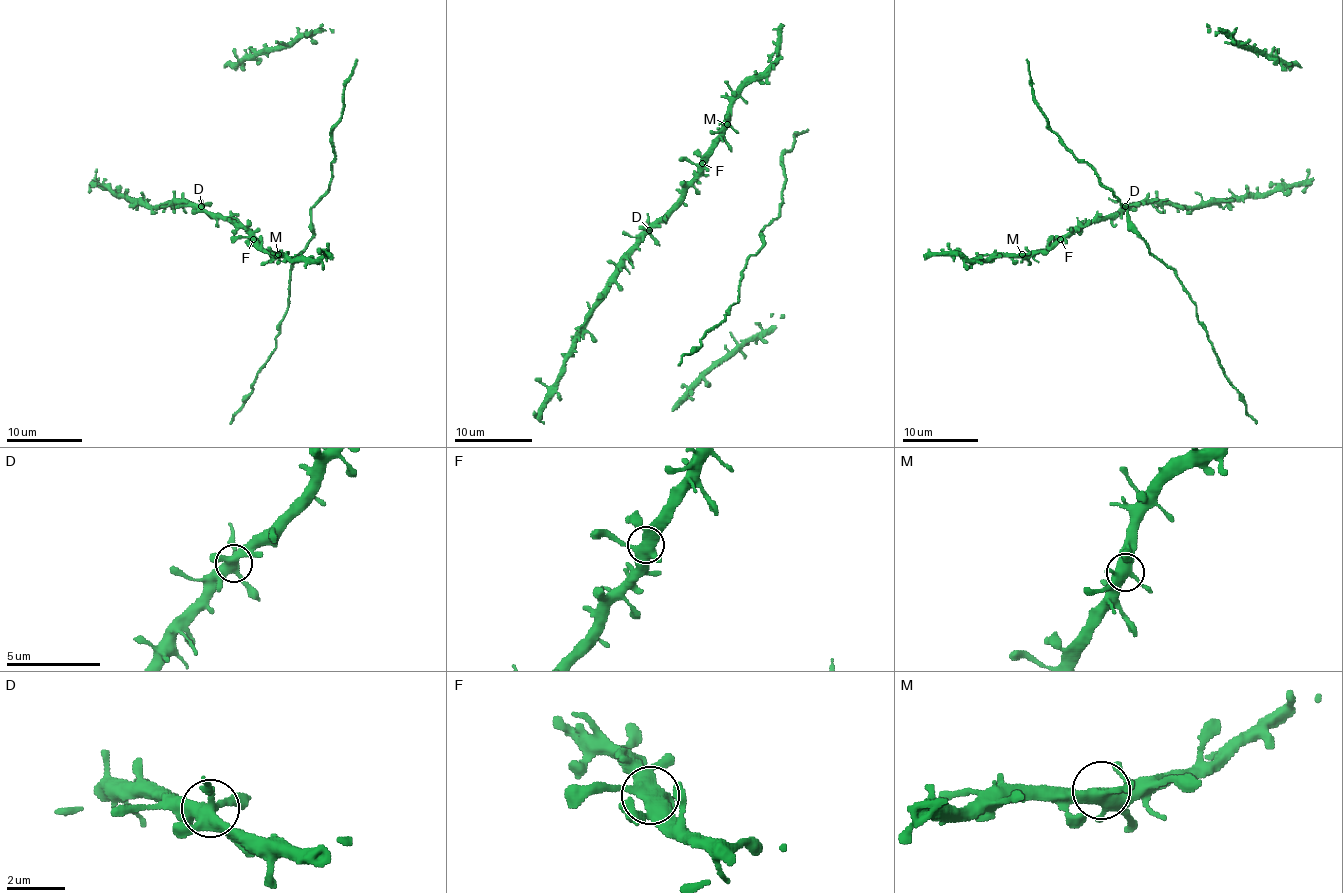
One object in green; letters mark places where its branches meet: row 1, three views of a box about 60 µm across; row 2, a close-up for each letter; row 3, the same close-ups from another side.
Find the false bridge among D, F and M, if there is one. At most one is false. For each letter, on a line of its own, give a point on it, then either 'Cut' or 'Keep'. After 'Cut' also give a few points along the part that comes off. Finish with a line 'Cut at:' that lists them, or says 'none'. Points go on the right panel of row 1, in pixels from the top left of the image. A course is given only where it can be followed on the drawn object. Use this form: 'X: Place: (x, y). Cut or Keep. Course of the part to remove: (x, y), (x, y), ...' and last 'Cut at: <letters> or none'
D: Place: (1125, 206). Cut. Course of the part to remove: (1124, 206), (1139, 203)
F: Place: (1060, 239). Keep
M: Place: (1022, 254). Keep
Cut at: D

